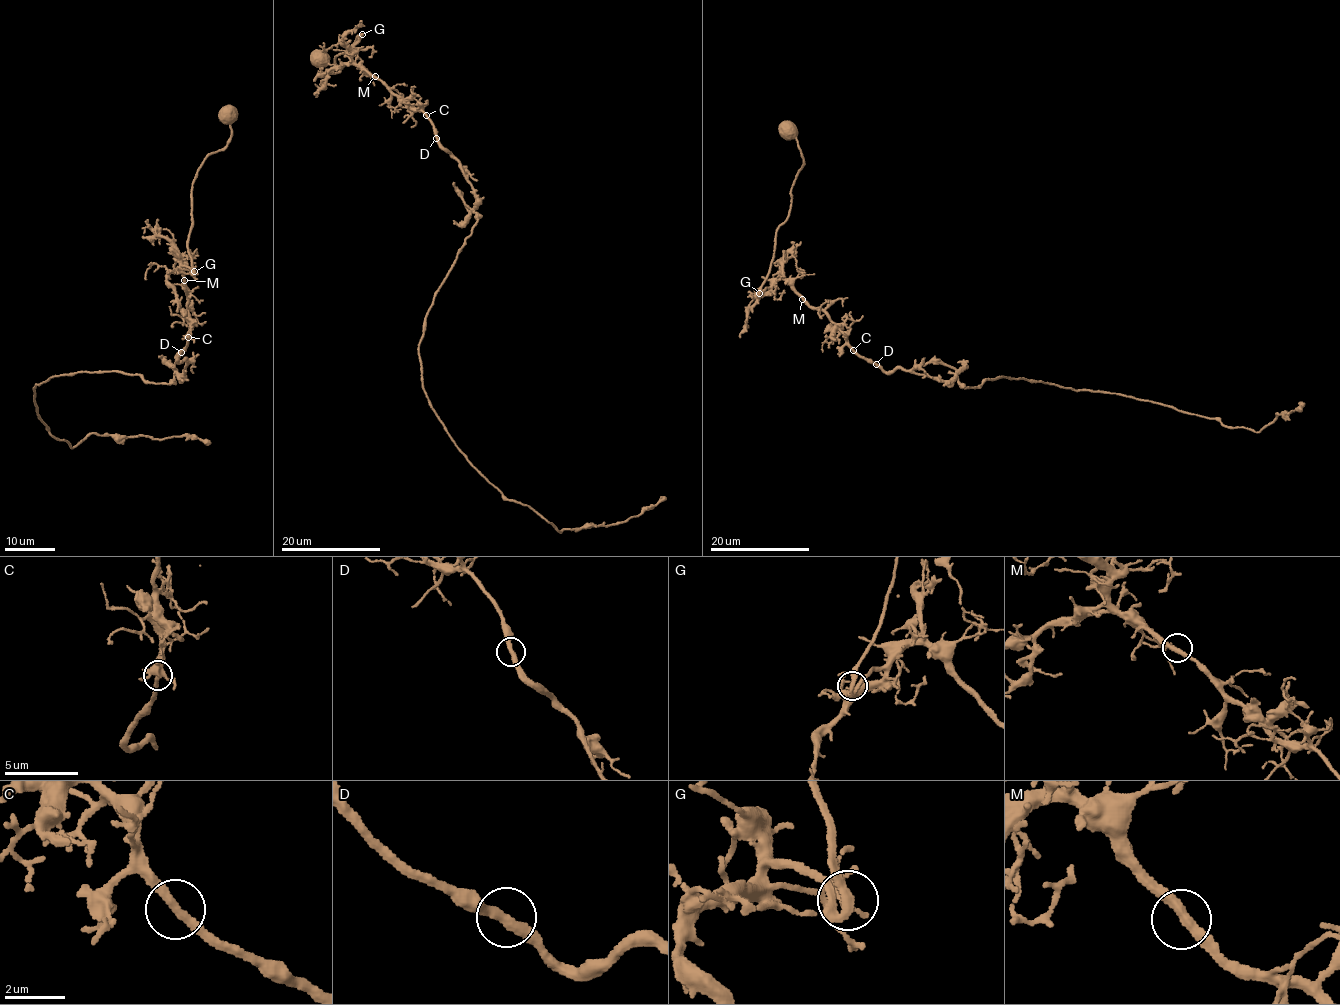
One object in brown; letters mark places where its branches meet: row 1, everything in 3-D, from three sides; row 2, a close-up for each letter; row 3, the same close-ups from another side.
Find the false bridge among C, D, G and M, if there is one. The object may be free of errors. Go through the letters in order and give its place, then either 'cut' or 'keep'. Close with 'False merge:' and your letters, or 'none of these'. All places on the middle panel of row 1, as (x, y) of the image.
C: (426, 115) | keep
D: (436, 138) | keep
G: (362, 34) | keep
M: (375, 76) | keep
False merge: none of these

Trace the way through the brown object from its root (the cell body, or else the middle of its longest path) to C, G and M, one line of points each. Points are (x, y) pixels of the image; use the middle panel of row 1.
C: (319, 56), (339, 66), (339, 72), (326, 70), (359, 36), (351, 54), (354, 62), (426, 115)
G: (319, 56), (339, 66), (339, 72), (331, 74), (326, 70), (334, 68), (336, 55), (347, 51), (362, 34)
M: (319, 56), (339, 66), (339, 72), (326, 70), (359, 36), (352, 60), (375, 76)

